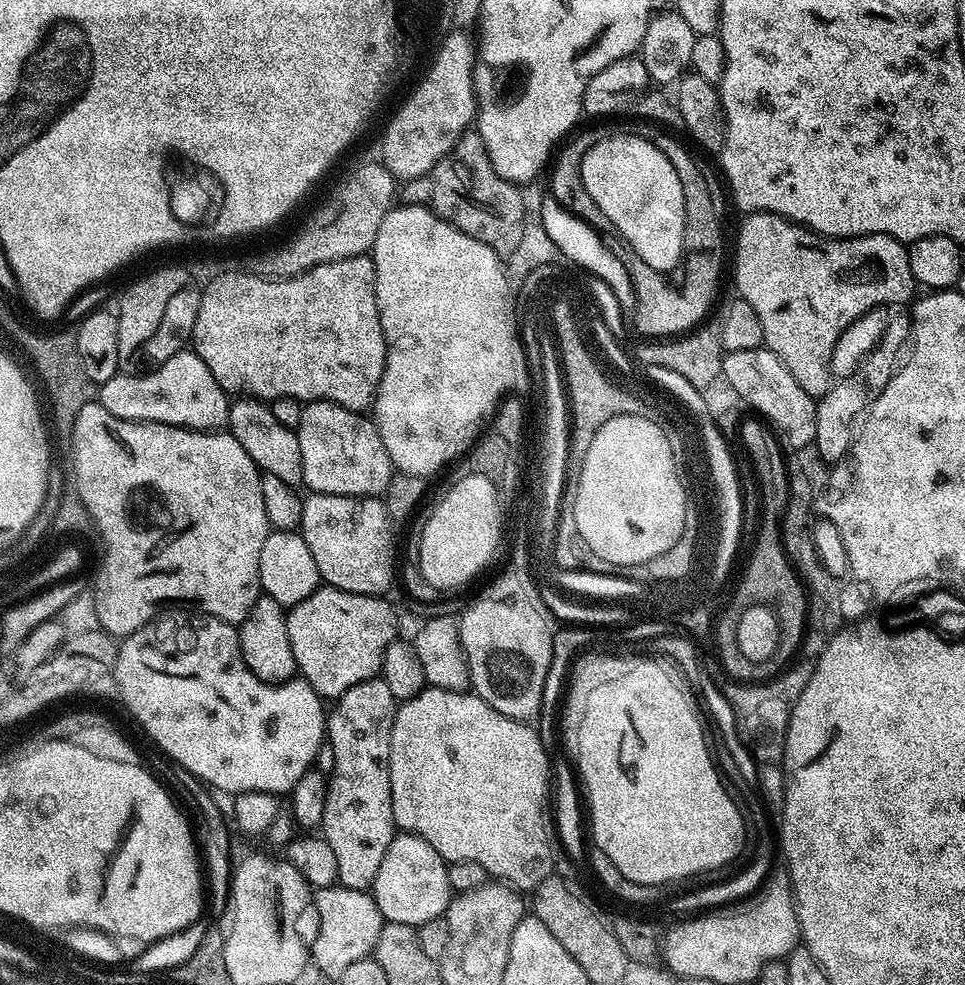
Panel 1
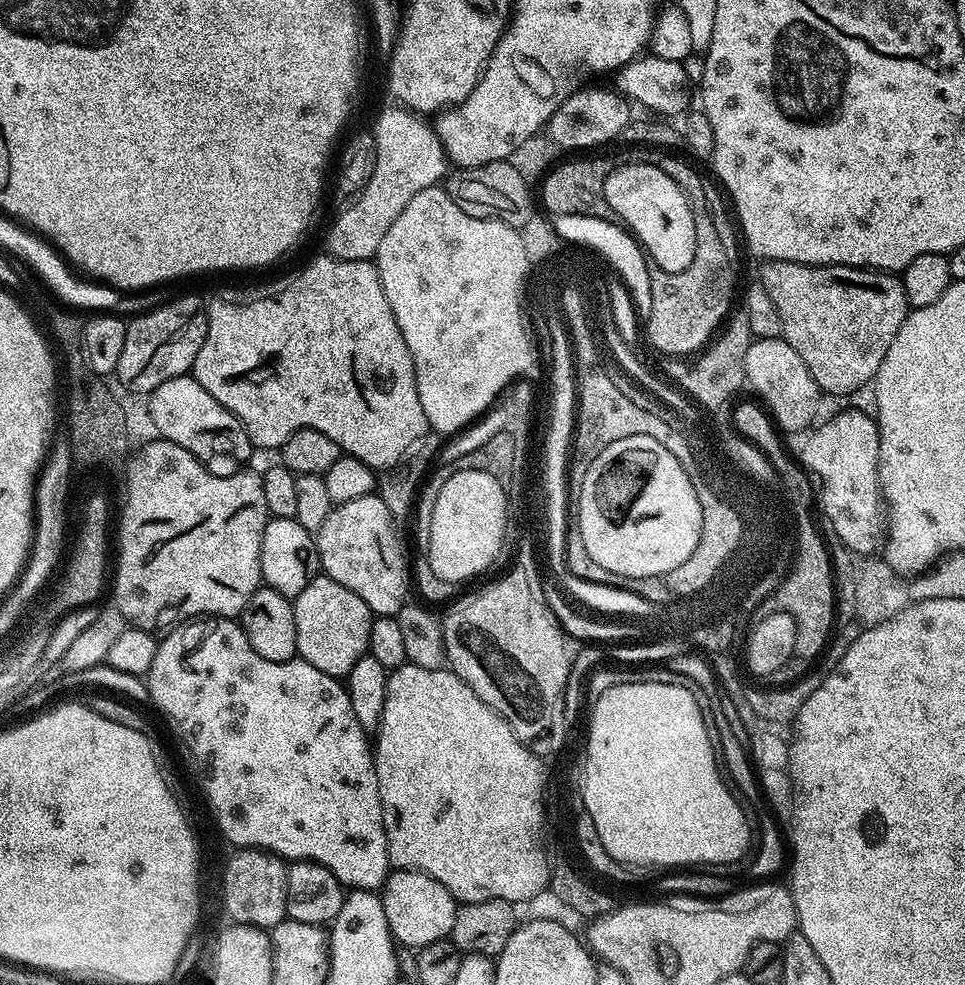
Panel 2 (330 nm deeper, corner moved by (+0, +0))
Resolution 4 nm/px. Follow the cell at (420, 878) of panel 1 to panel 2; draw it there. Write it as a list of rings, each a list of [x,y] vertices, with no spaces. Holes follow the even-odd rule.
[[[396,870],[384,881],[382,899],[388,925],[397,945],[409,944],[412,950],[424,948],[430,942],[447,940],[451,937],[457,900],[434,878],[424,872]]]

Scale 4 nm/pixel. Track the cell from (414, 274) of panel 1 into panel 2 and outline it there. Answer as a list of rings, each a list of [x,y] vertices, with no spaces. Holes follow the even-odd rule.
[[[443,187],[427,188],[414,194],[406,210],[402,210],[402,214],[394,218],[394,226],[386,230],[386,238],[382,238],[378,246],[374,263],[380,275],[382,290],[386,290],[386,302],[390,302],[394,310],[394,318],[402,330],[402,338],[406,338],[406,346],[410,346],[410,354],[414,358],[418,398],[422,402],[422,410],[426,410],[428,426],[433,433],[456,432],[459,428],[466,427],[475,416],[483,417],[493,407],[492,399],[496,395],[499,397],[513,381],[525,375],[523,372],[531,370],[534,351],[528,347],[528,340],[525,339],[524,331],[521,331],[520,316],[517,315],[517,291],[525,268],[524,251],[521,251],[520,240],[517,240],[512,232],[500,227],[500,224],[481,223],[478,218],[458,210],[458,206],[448,197]]]

